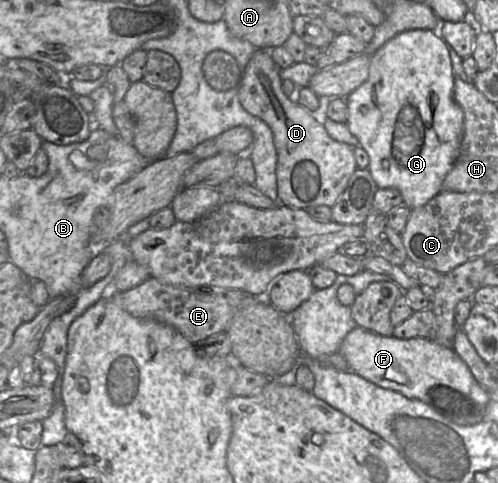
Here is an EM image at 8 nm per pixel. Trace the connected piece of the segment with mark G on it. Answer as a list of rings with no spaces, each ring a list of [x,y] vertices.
[[[414,29],[399,33],[390,39],[371,55],[369,77],[366,82],[352,91],[345,99],[348,107],[346,124],[350,132],[358,139],[360,146],[368,153],[369,165],[367,169],[371,173],[378,188],[394,188],[399,190],[403,197],[403,205],[411,210],[423,206],[443,190],[443,181],[452,169],[460,152],[464,126],[464,111],[454,99],[454,71],[450,53],[447,42],[440,37],[438,30]]]

